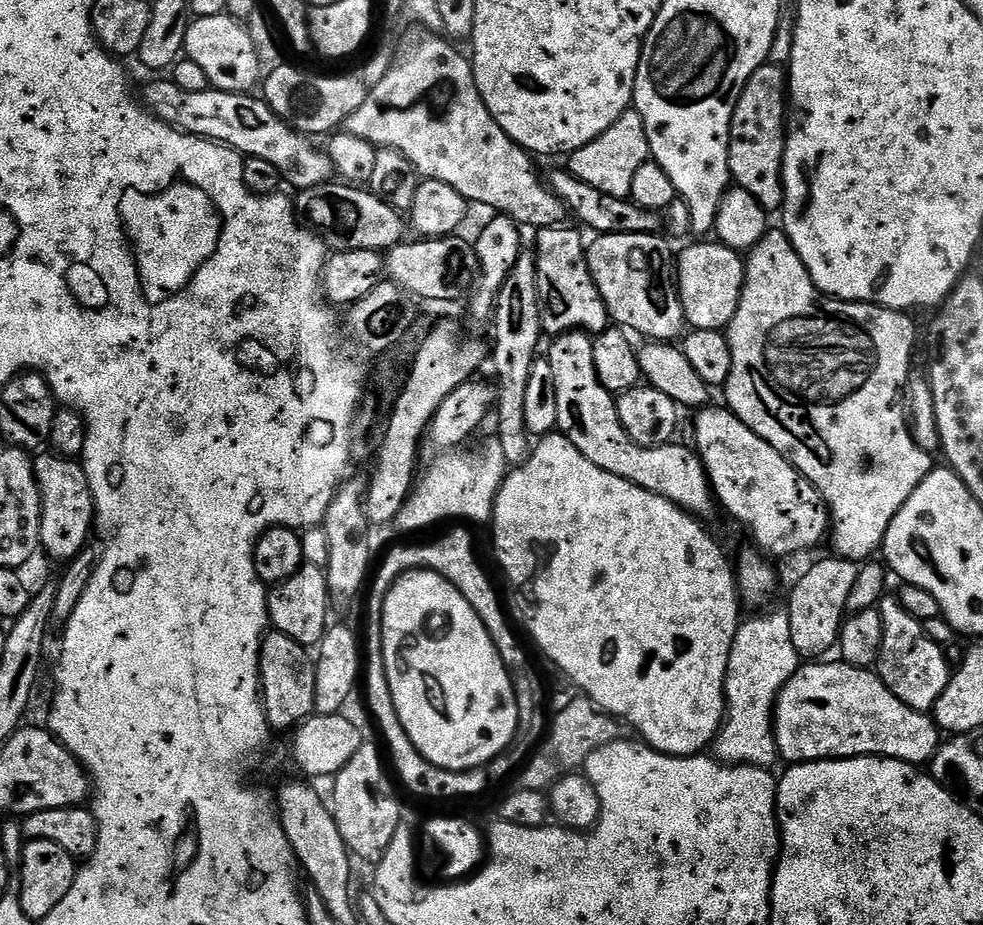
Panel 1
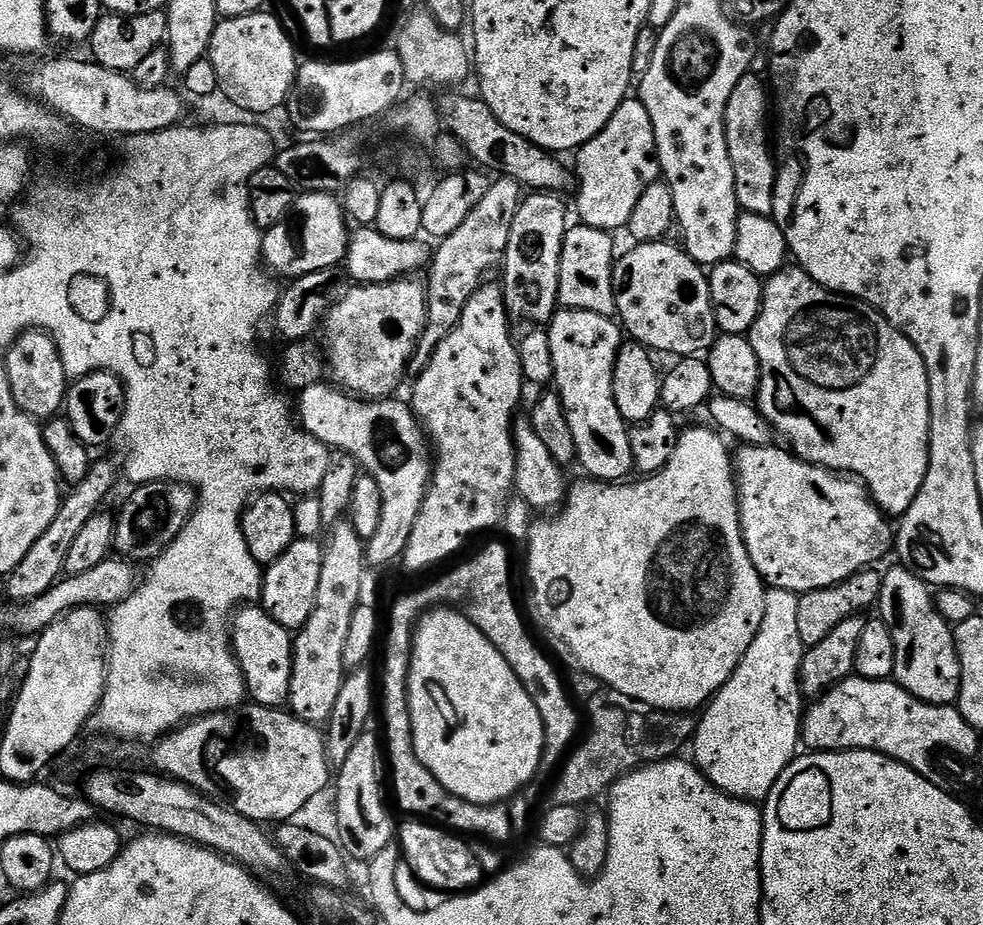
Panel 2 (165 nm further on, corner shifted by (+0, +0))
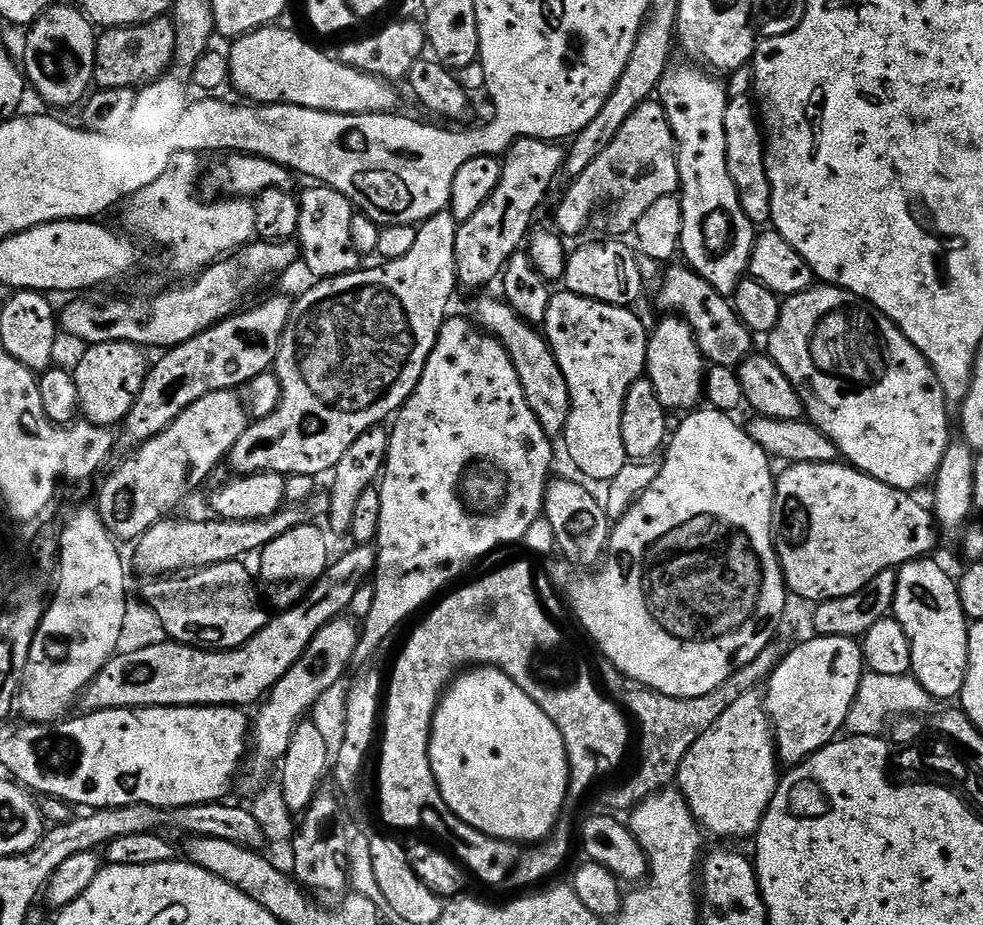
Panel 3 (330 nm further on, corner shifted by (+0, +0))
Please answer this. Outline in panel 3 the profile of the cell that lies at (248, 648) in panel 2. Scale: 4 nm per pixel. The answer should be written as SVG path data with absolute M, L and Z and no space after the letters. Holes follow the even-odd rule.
M231 560L228 564L215 564L179 576L151 577L142 582L139 595L158 615L169 641L189 643L213 652L228 652L250 642L270 619L260 605L253 573L252 576L248 573L246 565Z

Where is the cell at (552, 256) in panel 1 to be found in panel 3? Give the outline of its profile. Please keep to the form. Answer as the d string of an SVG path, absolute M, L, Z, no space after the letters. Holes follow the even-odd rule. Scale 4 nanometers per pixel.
M620 238L603 239L597 244L584 244L581 248L571 249L568 252L563 287L582 298L613 304L619 308L635 305L635 300L639 298L640 291L644 288L644 276L640 273L641 261L631 243Z

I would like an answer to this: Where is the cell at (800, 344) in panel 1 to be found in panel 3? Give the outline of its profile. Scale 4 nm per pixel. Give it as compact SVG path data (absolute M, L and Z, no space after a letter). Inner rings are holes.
M813 286L804 292L787 297L781 303L778 322L774 326L774 330L767 333L766 340L768 340L767 355L771 356L774 363L779 366L782 374L786 374L786 378L790 378L790 382L802 398L807 419L815 428L822 430L822 434L826 434L826 438L830 438L830 442L834 442L841 457L851 467L866 473L867 476L878 478L878 482L886 482L886 486L894 486L909 494L915 493L917 491L915 488L922 487L927 480L928 483L935 481L936 472L942 466L942 458L950 443L948 400L942 394L942 386L938 382L930 362L913 346L910 338L906 338L906 334L902 334L902 330L898 330L896 323L890 318L886 318L886 314L882 314L874 305L868 304L852 292L831 286Z

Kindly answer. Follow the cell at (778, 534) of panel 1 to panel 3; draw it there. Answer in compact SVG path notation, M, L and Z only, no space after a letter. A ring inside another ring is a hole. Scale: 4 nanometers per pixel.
M844 462L835 464L788 464L784 473L776 476L776 493L774 494L774 510L772 511L772 535L776 542L776 553L780 559L780 565L784 571L784 583L788 585L788 591L793 597L801 596L804 600L819 602L821 600L833 600L834 598L846 598L858 590L862 590L874 578L878 578L880 572L898 570L903 564L909 564L911 560L919 560L927 557L928 552L936 544L936 532L938 525L936 517L928 512L915 499L915 495L898 490L894 486L886 486L886 482L878 482L878 478L867 476L859 472L857 468Z

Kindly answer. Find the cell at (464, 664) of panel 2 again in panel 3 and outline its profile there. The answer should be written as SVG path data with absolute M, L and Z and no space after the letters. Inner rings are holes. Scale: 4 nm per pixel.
M472 666L461 671L440 697L440 705L436 707L432 719L432 733L428 739L428 765L434 770L434 778L438 782L446 806L450 806L450 810L454 810L454 814L458 814L462 822L474 826L474 830L482 830L482 834L499 840L511 840L520 846L532 846L541 840L549 839L561 819L560 811L564 808L564 799L569 799L570 796L567 750L558 726L554 726L554 722L550 722L550 718L542 714L538 702L534 702L503 670L491 666Z

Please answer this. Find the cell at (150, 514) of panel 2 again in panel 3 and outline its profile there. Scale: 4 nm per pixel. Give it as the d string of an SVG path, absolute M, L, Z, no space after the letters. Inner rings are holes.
M445 210L434 214L429 220L416 228L414 246L410 249L410 254L402 254L402 258L381 263L381 268L368 268L357 270L345 276L330 276L316 282L309 292L304 292L300 297L295 297L292 305L292 313L286 322L286 330L280 339L278 354L274 371L280 383L280 401L278 410L261 420L252 420L248 429L234 442L232 453L226 457L227 463L232 463L232 472L237 476L253 476L259 472L277 472L282 477L297 476L306 474L307 476L323 477L322 474L331 473L332 469L338 466L338 461L346 450L350 450L350 445L356 441L366 430L375 428L385 423L384 419L395 417L410 398L412 391L418 386L422 378L422 370L430 358L430 354L436 345L436 339L440 333L440 327L445 320L449 319L450 311L448 307L452 304L452 295L458 292L458 281L456 278L456 255L454 254L454 242L456 241L456 230L458 221L452 216L451 211Z

